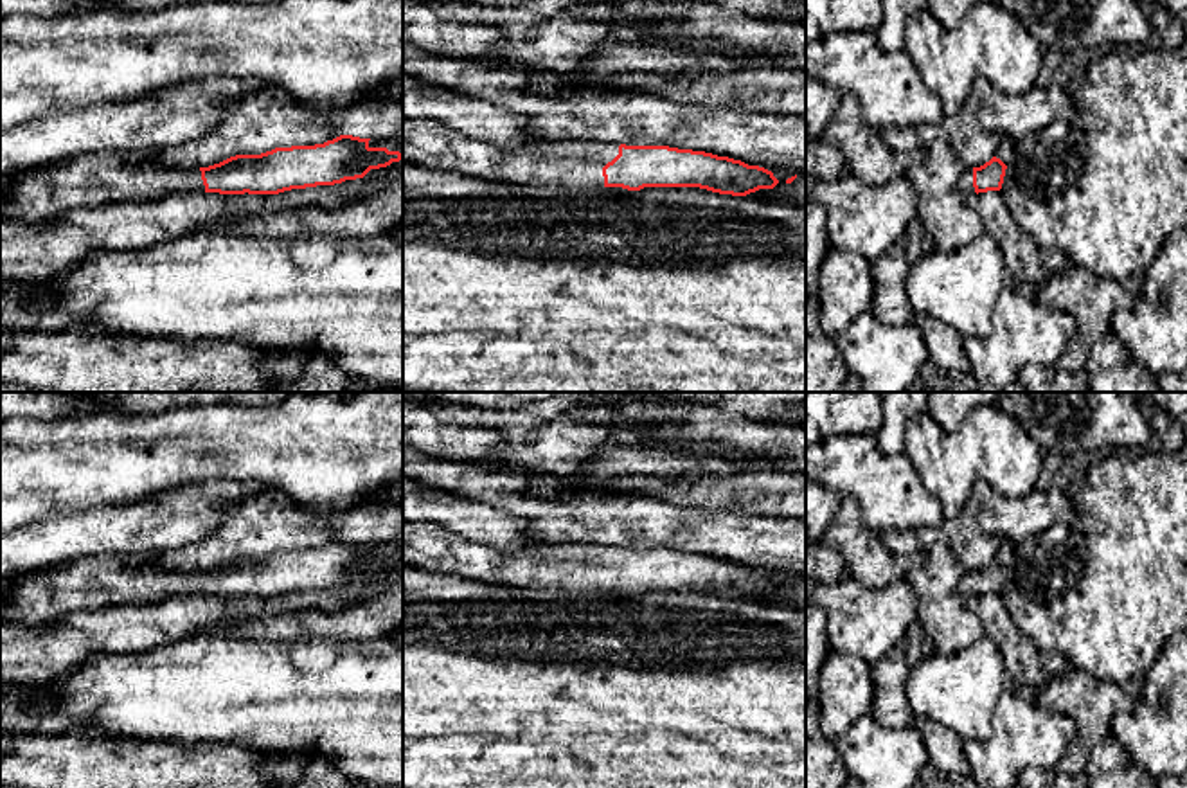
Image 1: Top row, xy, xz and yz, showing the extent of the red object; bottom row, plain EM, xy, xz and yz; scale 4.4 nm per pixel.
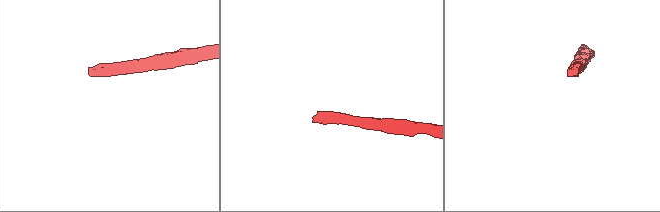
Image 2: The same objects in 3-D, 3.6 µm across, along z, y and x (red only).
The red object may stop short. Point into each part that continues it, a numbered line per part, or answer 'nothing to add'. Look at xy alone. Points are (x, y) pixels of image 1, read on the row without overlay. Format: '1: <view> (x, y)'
1: xy (40, 598)

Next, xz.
1: xz (427, 546)

